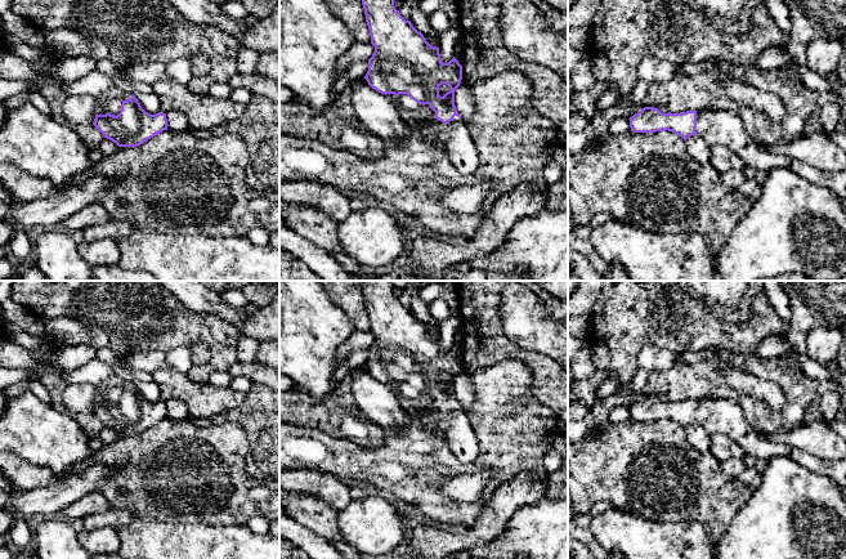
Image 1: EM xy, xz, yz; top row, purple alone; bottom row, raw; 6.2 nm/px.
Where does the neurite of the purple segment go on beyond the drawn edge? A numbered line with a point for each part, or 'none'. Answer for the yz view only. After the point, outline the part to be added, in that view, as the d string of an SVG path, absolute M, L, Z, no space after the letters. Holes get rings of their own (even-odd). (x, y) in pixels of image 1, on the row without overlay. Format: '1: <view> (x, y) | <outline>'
1: yz (723, 416) | M697 399L695 422L706 428L711 435L726 435L738 443L746 455L764 461L776 456L789 457L807 470L831 478L841 489L846 488L846 457L822 460L785 443L769 439L749 424L738 401Z

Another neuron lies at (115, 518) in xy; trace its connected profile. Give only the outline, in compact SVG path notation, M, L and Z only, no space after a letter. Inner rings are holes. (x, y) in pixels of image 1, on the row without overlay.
M111 509L99 514L89 514L82 516L84 529L94 531L103 527L111 527L115 531L118 531L121 527L127 526L131 514L127 510Z

